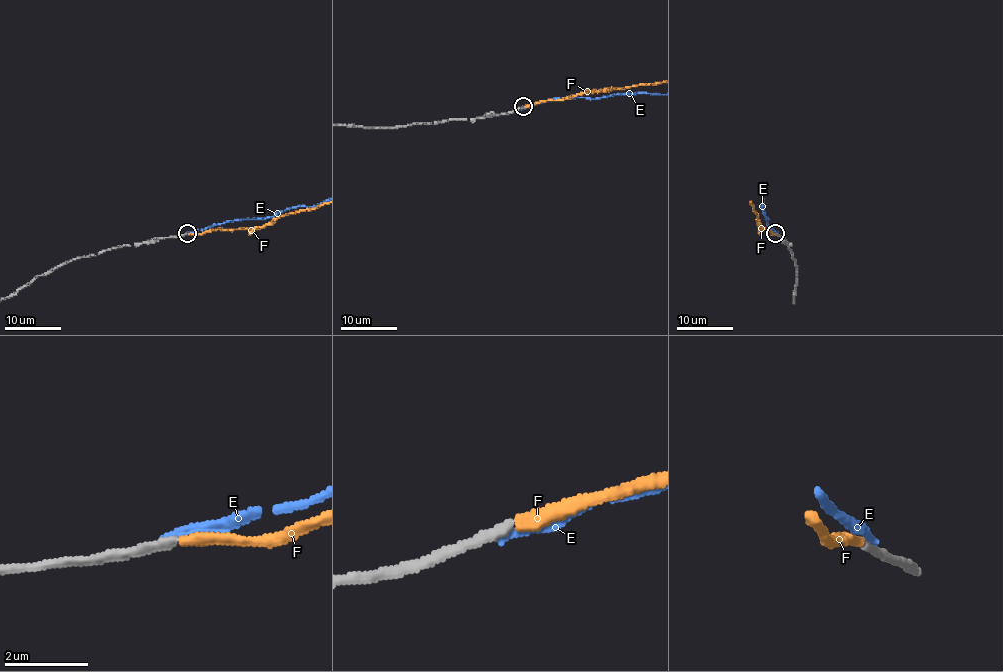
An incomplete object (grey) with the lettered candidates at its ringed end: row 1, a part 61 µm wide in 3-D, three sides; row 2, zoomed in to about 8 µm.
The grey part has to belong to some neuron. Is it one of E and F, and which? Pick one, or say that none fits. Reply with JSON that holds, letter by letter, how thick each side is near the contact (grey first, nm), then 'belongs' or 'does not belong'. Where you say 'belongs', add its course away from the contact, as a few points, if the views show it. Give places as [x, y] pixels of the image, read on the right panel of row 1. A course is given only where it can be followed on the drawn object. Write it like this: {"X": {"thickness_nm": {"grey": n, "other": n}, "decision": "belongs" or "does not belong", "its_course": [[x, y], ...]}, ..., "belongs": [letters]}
{"E": {"thickness_nm": {"grey": 260, "other": 200}, "decision": "does not belong"}, "F": {"thickness_nm": {"grey": 220, "other": 300}, "decision": "belongs"}, "belongs": ["F"]}

